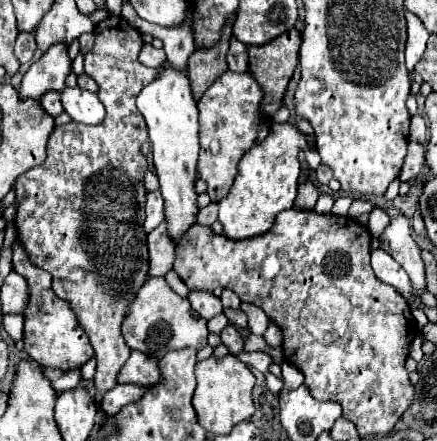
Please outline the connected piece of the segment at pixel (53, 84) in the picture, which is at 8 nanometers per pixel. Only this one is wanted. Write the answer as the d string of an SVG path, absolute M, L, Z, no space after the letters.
M53 45L39 61L35 61L23 75L19 97L39 99L47 91L61 91L65 87L65 77L71 73L71 61L67 57L67 47Z

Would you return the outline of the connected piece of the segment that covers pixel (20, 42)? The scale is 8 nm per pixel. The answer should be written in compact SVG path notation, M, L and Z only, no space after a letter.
M19 33L17 41L15 41L15 57L19 59L19 63L29 63L33 53L37 49L35 43L35 35L33 33Z

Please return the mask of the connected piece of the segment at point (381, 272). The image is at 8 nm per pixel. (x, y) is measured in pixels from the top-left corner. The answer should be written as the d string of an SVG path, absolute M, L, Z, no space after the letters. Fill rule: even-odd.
M375 249L375 251L371 253L371 265L373 265L375 275L377 275L383 283L395 287L405 299L409 299L409 295L411 295L409 277L407 277L407 273L395 263L395 259L389 257L389 253L385 253L385 251L381 251L381 249Z

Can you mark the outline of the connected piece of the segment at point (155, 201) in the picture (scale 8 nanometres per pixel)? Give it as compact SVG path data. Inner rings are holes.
M159 191L149 193L147 195L147 205L145 205L145 223L143 229L145 233L153 231L157 225L161 225L165 221L165 213L163 213L163 197Z

